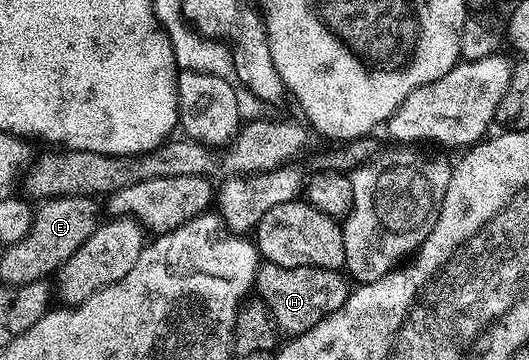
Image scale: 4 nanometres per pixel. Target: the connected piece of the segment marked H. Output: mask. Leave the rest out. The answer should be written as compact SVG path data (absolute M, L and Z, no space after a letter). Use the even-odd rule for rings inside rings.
M263 263L259 267L256 281L257 295L268 306L272 316L276 318L279 333L289 334L291 337L312 330L316 322L340 310L340 306L344 306L351 291L351 281L341 271L332 268L309 268L308 266L289 268Z

